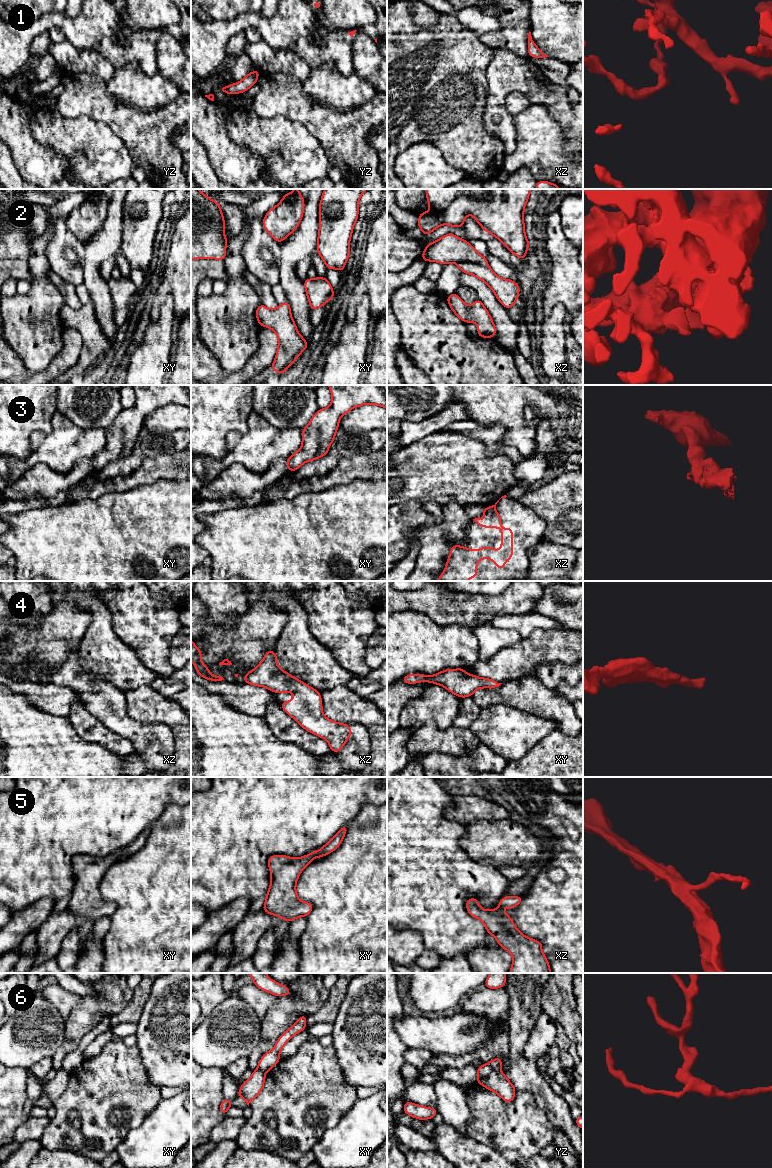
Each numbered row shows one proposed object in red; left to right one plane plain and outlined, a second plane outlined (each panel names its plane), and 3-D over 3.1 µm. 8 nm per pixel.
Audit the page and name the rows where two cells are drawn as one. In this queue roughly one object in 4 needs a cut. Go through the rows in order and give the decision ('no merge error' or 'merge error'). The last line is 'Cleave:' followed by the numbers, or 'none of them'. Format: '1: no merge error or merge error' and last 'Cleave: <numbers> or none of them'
1: no merge error
2: no merge error
3: merge error
4: no merge error
5: no merge error
6: merge error
Cleave: 3, 6

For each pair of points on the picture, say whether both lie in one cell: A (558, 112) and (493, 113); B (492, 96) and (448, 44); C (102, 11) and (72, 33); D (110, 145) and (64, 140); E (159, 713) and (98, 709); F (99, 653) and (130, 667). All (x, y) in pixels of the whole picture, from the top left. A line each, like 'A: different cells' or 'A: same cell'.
A: same cell
B: different cells
C: same cell
D: same cell
E: different cells
F: same cell

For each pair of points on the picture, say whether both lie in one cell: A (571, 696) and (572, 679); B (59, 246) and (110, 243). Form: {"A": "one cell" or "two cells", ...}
{"A": "two cells", "B": "two cells"}

